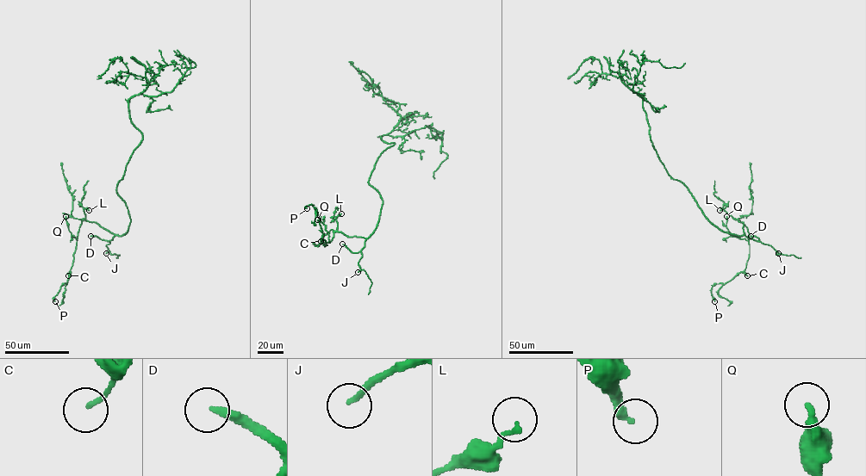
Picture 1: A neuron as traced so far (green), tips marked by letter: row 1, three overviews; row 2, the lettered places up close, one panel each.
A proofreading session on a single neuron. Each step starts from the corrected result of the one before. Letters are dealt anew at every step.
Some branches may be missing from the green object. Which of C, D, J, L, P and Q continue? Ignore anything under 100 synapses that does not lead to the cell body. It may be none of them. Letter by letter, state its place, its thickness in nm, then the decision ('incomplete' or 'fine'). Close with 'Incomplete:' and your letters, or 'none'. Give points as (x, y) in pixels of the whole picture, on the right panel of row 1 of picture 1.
C: place (747, 275); calibre 120 nm; fine
D: place (750, 236); calibre 300 nm; incomplete
J: place (778, 253); calibre 180 nm; incomplete
L: place (719, 210); calibre 160 nm; fine
P: place (714, 301); calibre 280 nm; fine
Q: place (726, 216); calibre 360 nm; fine
Incomplete: D, J

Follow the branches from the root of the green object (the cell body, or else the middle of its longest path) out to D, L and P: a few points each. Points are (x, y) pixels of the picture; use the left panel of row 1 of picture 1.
D: (119, 182), (117, 193), (125, 202), (130, 218), (127, 231), (109, 241), (90, 236)
L: (119, 182), (117, 193), (130, 218), (124, 234), (117, 236), (86, 220), (81, 203), (89, 210)
P: (119, 182), (117, 193), (130, 218), (127, 231), (117, 236), (83, 220), (67, 283), (60, 287), (55, 301)

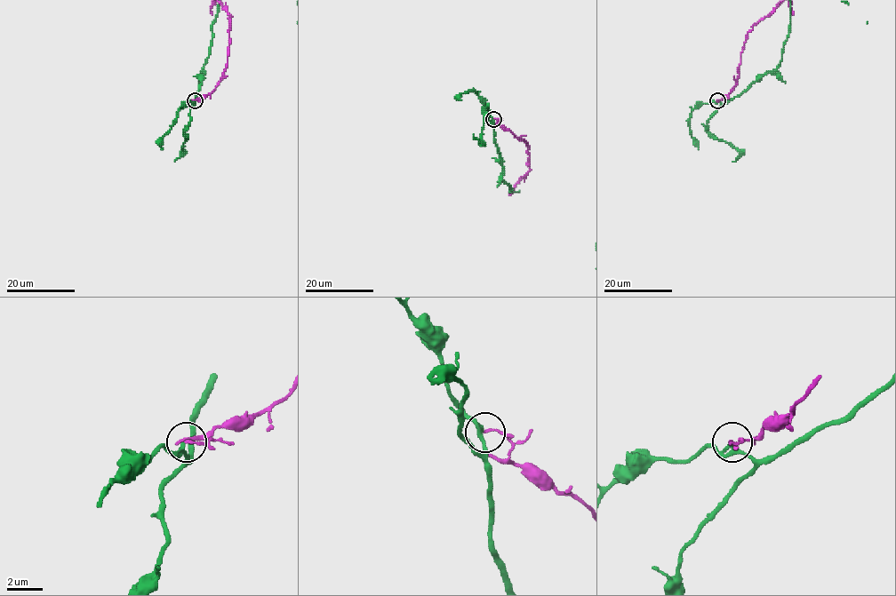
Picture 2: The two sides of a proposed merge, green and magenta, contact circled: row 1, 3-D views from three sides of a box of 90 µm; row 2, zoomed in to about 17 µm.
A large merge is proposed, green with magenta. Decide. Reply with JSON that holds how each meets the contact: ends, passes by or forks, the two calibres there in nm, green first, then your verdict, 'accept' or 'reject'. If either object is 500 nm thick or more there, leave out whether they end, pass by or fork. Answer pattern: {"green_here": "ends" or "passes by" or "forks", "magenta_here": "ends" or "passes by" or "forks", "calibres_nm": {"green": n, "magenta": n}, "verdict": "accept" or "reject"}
{"green_here": "passes by", "magenta_here": "ends", "calibres_nm": {"green": 220, "magenta": 110}, "verdict": "reject"}

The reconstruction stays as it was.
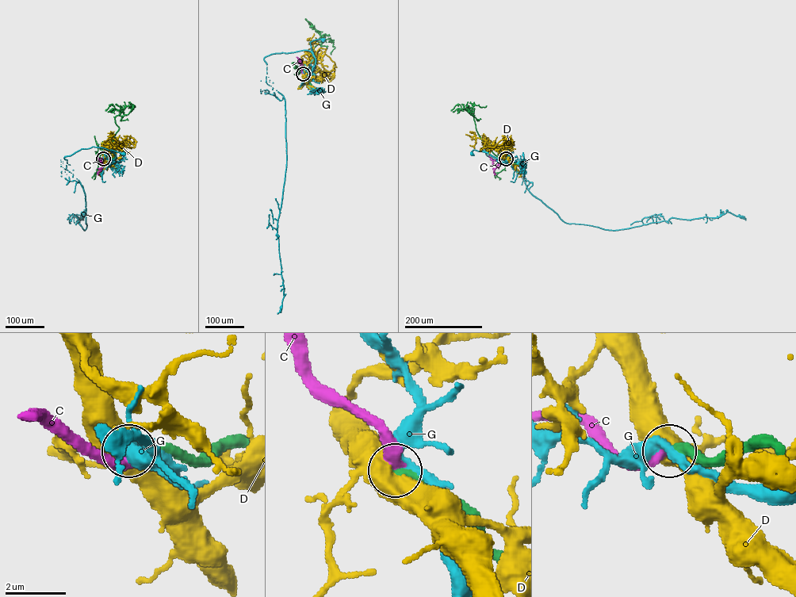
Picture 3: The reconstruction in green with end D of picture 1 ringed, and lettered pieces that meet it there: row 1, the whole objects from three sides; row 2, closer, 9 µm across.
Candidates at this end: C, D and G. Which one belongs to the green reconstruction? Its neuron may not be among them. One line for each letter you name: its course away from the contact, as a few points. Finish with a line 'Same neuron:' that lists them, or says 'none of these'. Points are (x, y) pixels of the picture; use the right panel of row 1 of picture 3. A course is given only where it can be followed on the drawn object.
C: it runs (506, 158), (500, 159), (494, 174)
Same neuron: C

